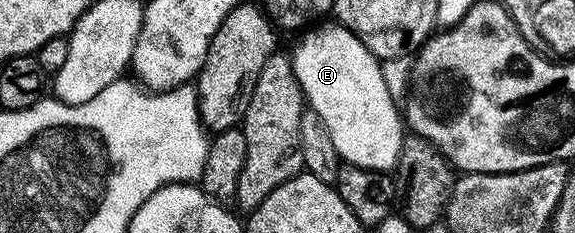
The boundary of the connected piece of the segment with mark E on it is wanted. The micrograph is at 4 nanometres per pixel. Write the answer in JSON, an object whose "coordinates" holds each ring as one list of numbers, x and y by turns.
{"coordinates":[[336,21,322,22,301,37,297,48,291,51,293,72,306,104,327,125,327,133,331,133,331,142,342,160,368,171,392,172,401,155,403,115,398,104,393,104,377,56,367,50,359,36]]}

